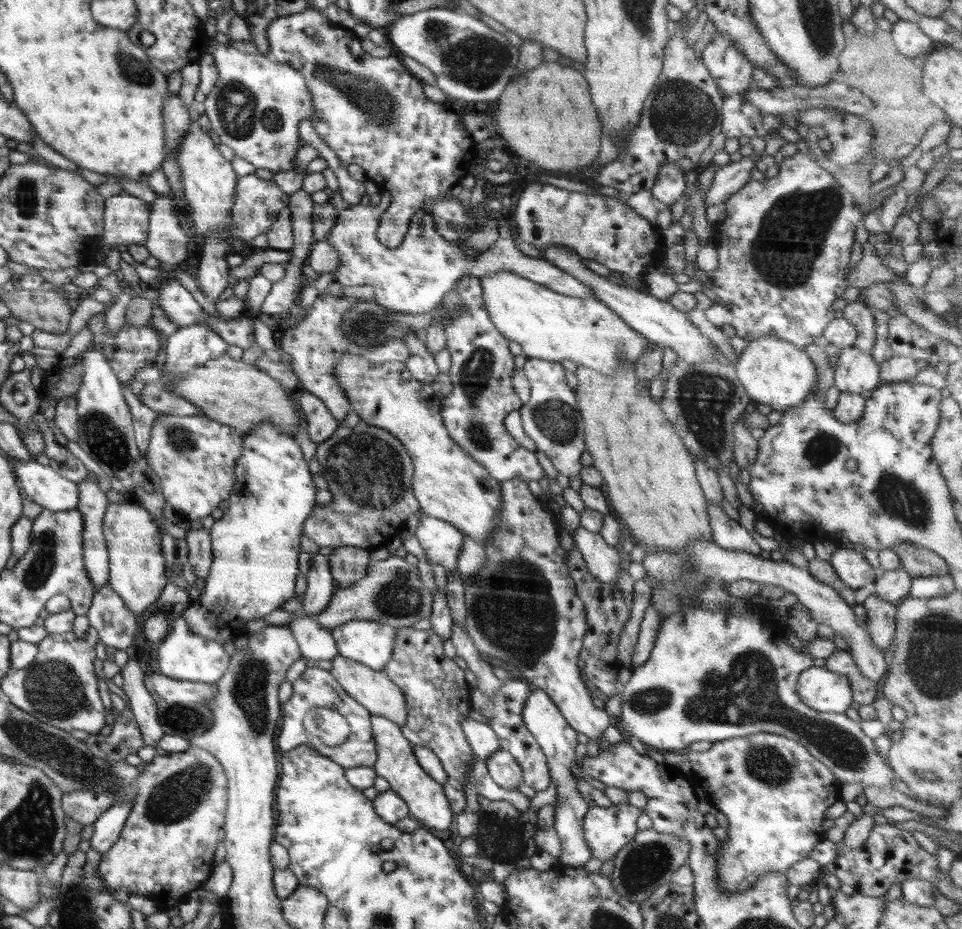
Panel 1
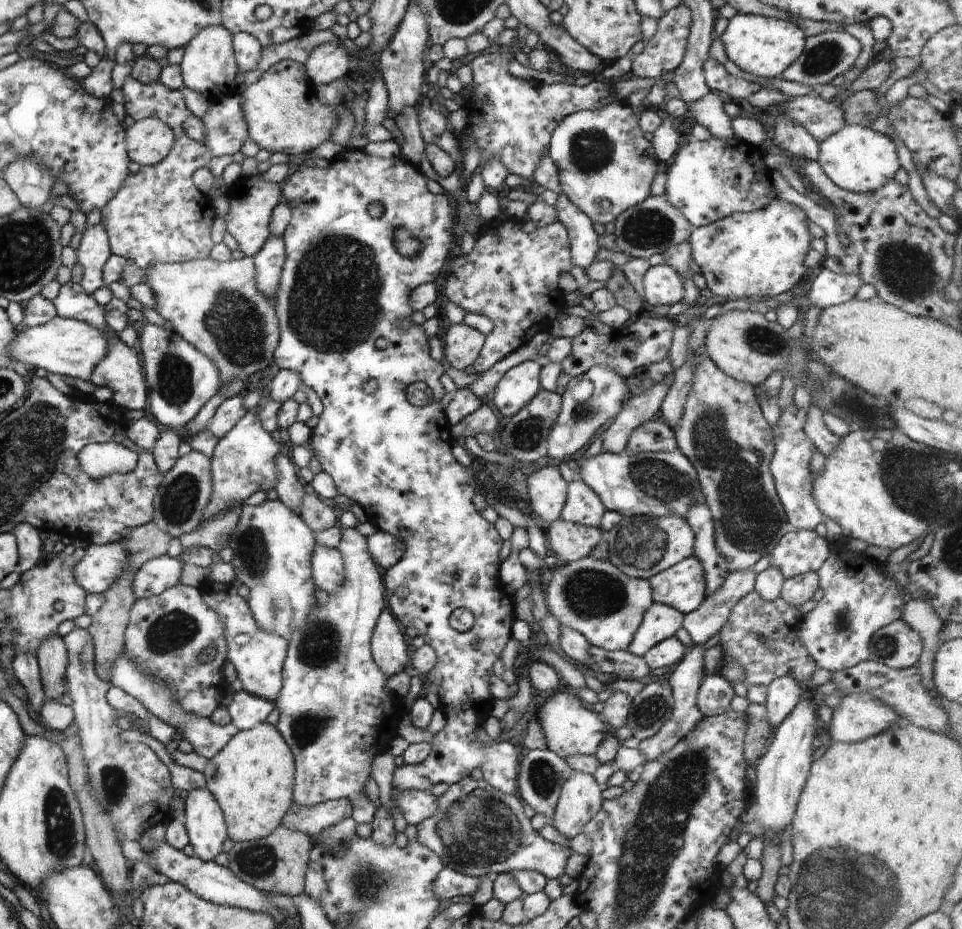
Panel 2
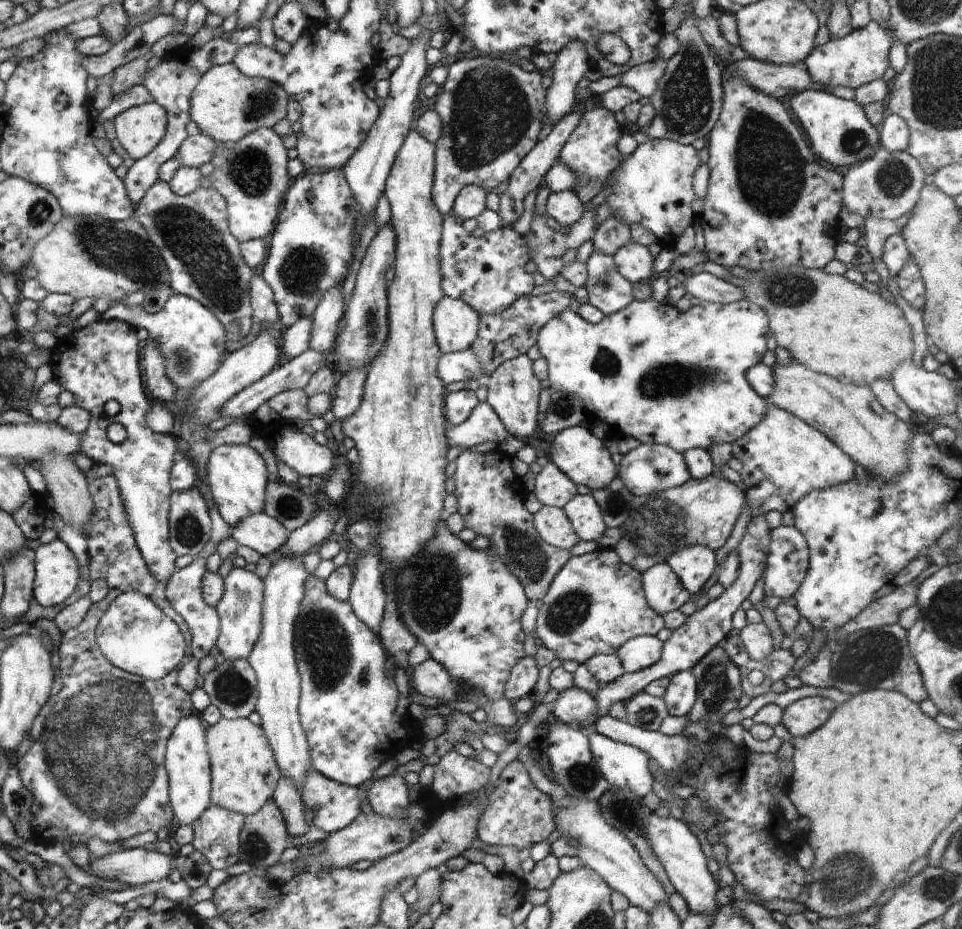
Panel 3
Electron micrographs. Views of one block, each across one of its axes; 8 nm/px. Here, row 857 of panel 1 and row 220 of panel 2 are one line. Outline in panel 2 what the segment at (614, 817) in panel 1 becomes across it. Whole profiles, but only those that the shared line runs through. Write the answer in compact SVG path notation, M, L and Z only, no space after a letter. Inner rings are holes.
M613 102L600 110L576 111L563 118L552 132L548 155L556 165L560 190L592 221L604 225L614 222L618 214L644 202L651 195L650 184L657 174L659 164L652 142L644 137L641 129L639 110L625 102ZM604 200L610 202L608 210L602 208L601 202Z

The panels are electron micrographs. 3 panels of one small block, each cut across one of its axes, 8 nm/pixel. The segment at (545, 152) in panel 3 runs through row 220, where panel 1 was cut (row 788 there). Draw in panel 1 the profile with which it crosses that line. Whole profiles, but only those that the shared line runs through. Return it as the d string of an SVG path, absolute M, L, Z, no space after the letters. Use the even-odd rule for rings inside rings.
M503 749L496 750L484 762L493 781L504 790L517 789L517 786L523 782L522 769L510 752Z

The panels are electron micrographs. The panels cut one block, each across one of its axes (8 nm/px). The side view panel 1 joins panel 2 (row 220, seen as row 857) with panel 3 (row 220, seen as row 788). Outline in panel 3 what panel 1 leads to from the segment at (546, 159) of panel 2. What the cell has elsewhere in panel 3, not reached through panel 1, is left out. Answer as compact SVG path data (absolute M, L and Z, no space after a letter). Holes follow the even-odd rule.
M573 190L558 191L547 198L547 215L562 227L575 227L585 211L585 201Z

